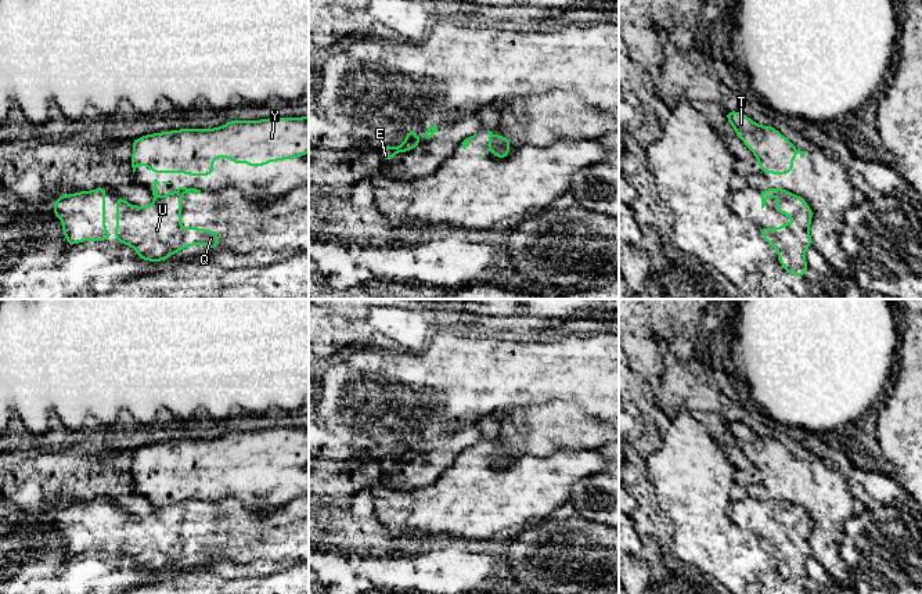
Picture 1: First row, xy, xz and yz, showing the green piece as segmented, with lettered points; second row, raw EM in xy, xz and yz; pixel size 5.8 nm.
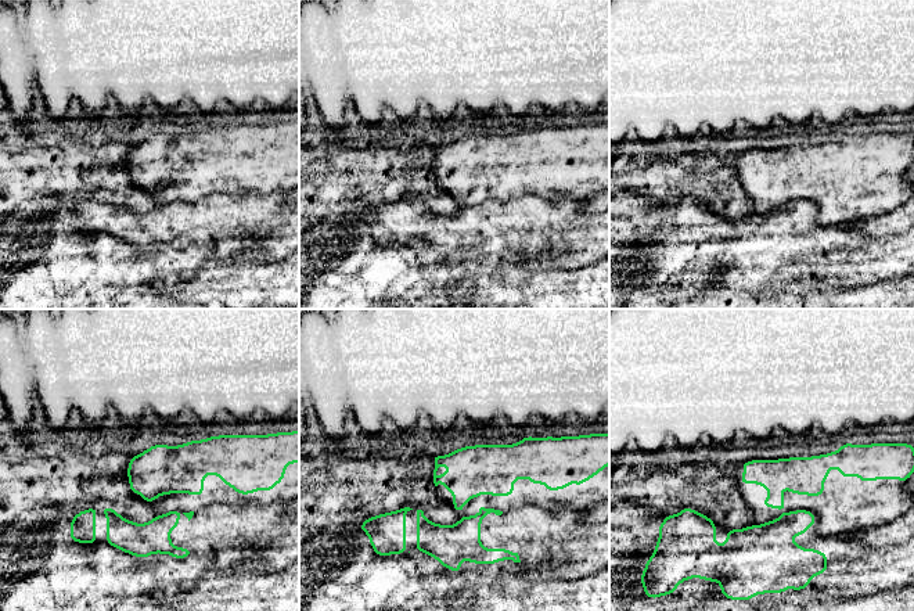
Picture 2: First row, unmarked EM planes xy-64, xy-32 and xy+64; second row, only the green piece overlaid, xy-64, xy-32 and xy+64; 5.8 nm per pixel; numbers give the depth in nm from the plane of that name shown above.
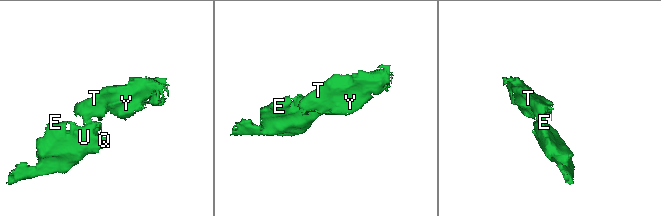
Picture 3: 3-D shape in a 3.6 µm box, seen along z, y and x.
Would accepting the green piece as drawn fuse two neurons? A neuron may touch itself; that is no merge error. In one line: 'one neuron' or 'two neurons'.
two neurons

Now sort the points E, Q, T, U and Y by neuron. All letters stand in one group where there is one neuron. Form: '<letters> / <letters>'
E Q U / T Y

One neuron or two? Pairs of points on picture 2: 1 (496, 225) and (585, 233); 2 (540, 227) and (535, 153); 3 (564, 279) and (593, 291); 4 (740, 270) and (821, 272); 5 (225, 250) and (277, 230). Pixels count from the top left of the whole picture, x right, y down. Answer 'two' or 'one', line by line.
1: one
2: two
3: one
4: one
5: two

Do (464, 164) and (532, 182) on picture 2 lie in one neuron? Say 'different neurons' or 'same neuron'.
same neuron

